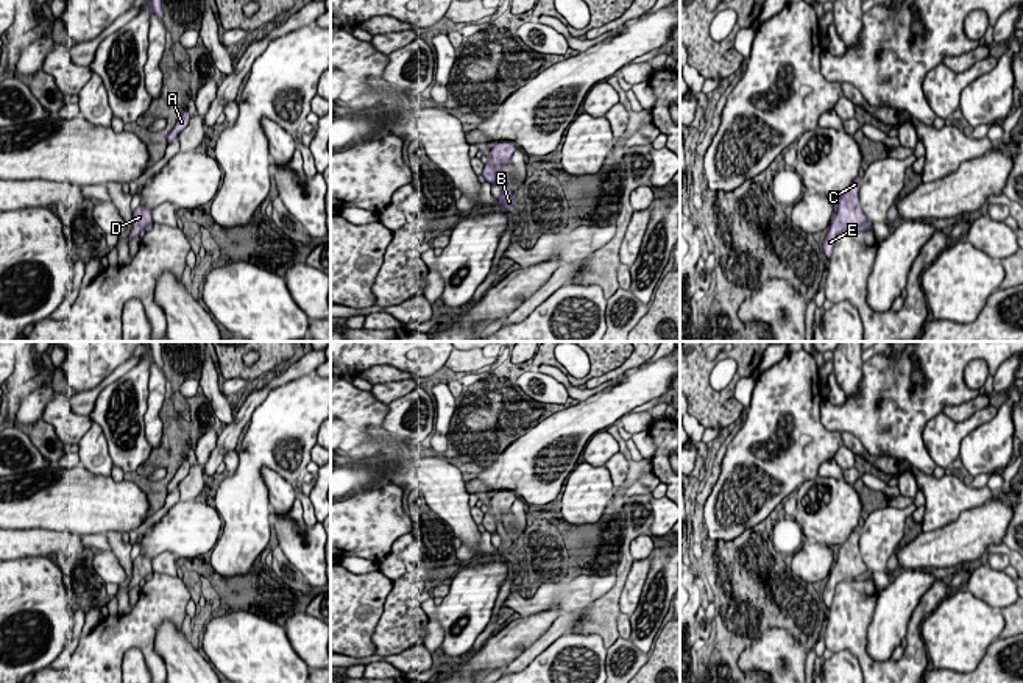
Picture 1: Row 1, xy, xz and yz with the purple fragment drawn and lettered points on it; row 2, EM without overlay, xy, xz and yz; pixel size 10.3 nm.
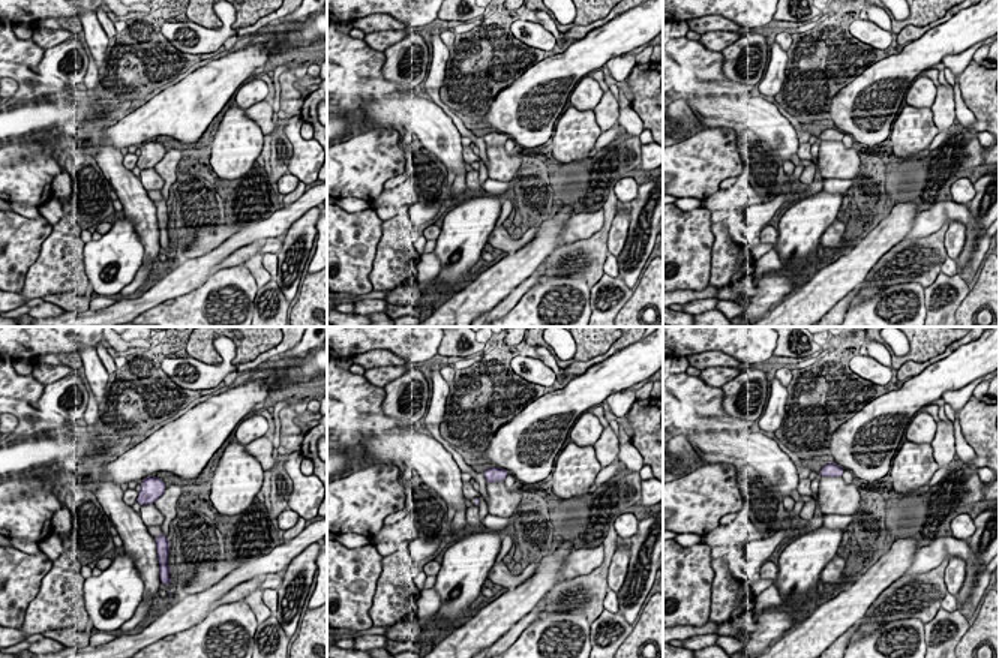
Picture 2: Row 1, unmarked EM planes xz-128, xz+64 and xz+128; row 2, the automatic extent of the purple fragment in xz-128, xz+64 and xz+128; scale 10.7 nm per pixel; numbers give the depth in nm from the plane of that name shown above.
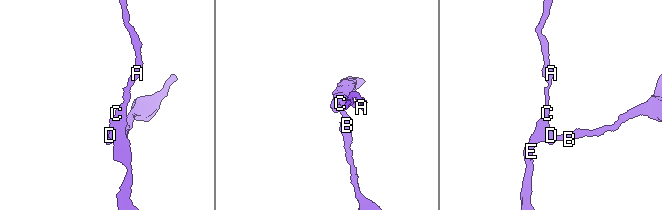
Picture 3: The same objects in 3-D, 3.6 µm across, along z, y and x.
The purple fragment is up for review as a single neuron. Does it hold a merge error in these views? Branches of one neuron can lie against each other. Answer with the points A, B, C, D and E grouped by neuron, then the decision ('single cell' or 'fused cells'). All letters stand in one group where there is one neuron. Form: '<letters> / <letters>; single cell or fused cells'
A C D E / B; fused cells

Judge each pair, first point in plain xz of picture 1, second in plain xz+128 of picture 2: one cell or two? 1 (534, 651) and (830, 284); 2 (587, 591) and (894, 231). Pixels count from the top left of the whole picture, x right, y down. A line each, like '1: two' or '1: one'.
1: two
2: two

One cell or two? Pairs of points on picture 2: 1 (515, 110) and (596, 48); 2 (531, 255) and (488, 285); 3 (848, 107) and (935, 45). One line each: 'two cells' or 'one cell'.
1: one cell
2: one cell
3: one cell

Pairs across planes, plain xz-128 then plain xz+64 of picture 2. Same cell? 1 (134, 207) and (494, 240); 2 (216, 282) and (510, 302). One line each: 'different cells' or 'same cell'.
1: different cells
2: different cells

